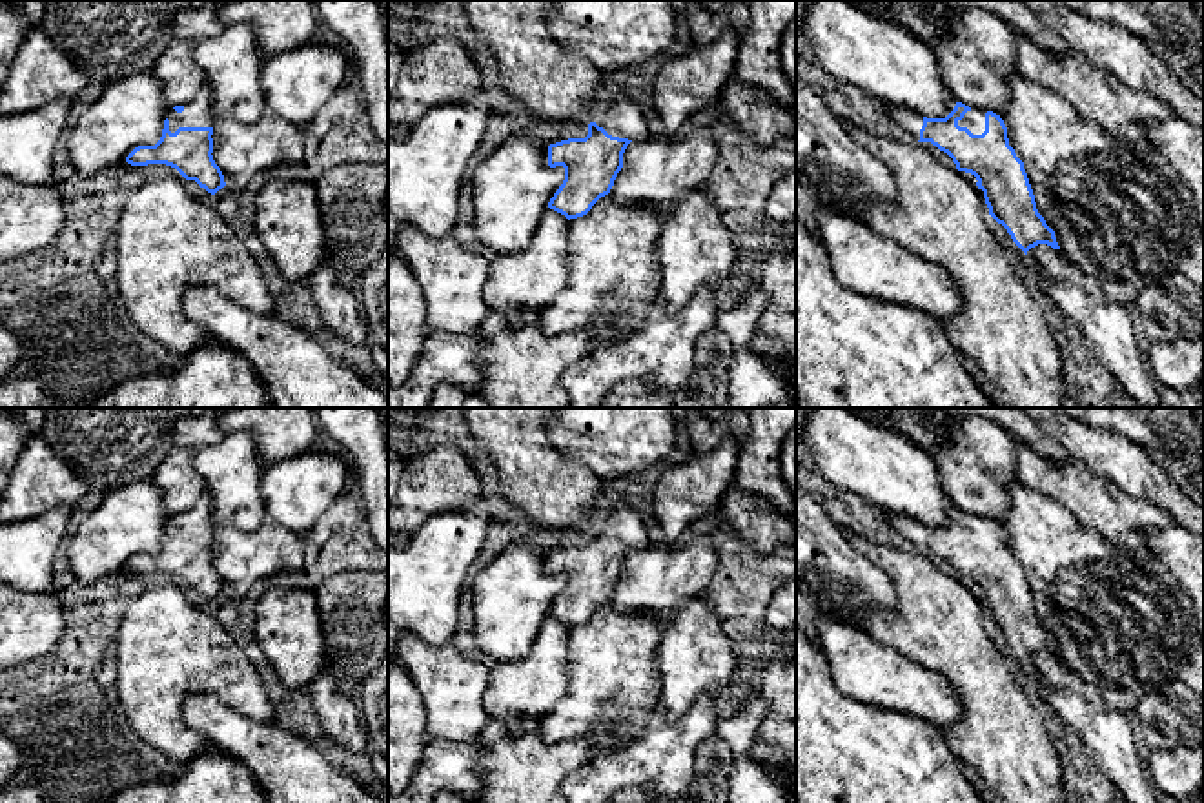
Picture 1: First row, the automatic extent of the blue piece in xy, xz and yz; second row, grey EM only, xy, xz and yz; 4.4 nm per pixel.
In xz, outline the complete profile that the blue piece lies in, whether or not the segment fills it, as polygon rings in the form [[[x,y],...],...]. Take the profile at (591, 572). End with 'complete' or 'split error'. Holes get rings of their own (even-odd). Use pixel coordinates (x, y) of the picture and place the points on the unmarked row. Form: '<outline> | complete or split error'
[[[627,499],[616,501],[588,532],[585,546],[568,546],[548,554],[548,574],[563,574],[565,588],[548,615],[568,628],[587,623],[610,601],[623,575],[623,561],[632,548],[650,544],[641,512]]] | split error

